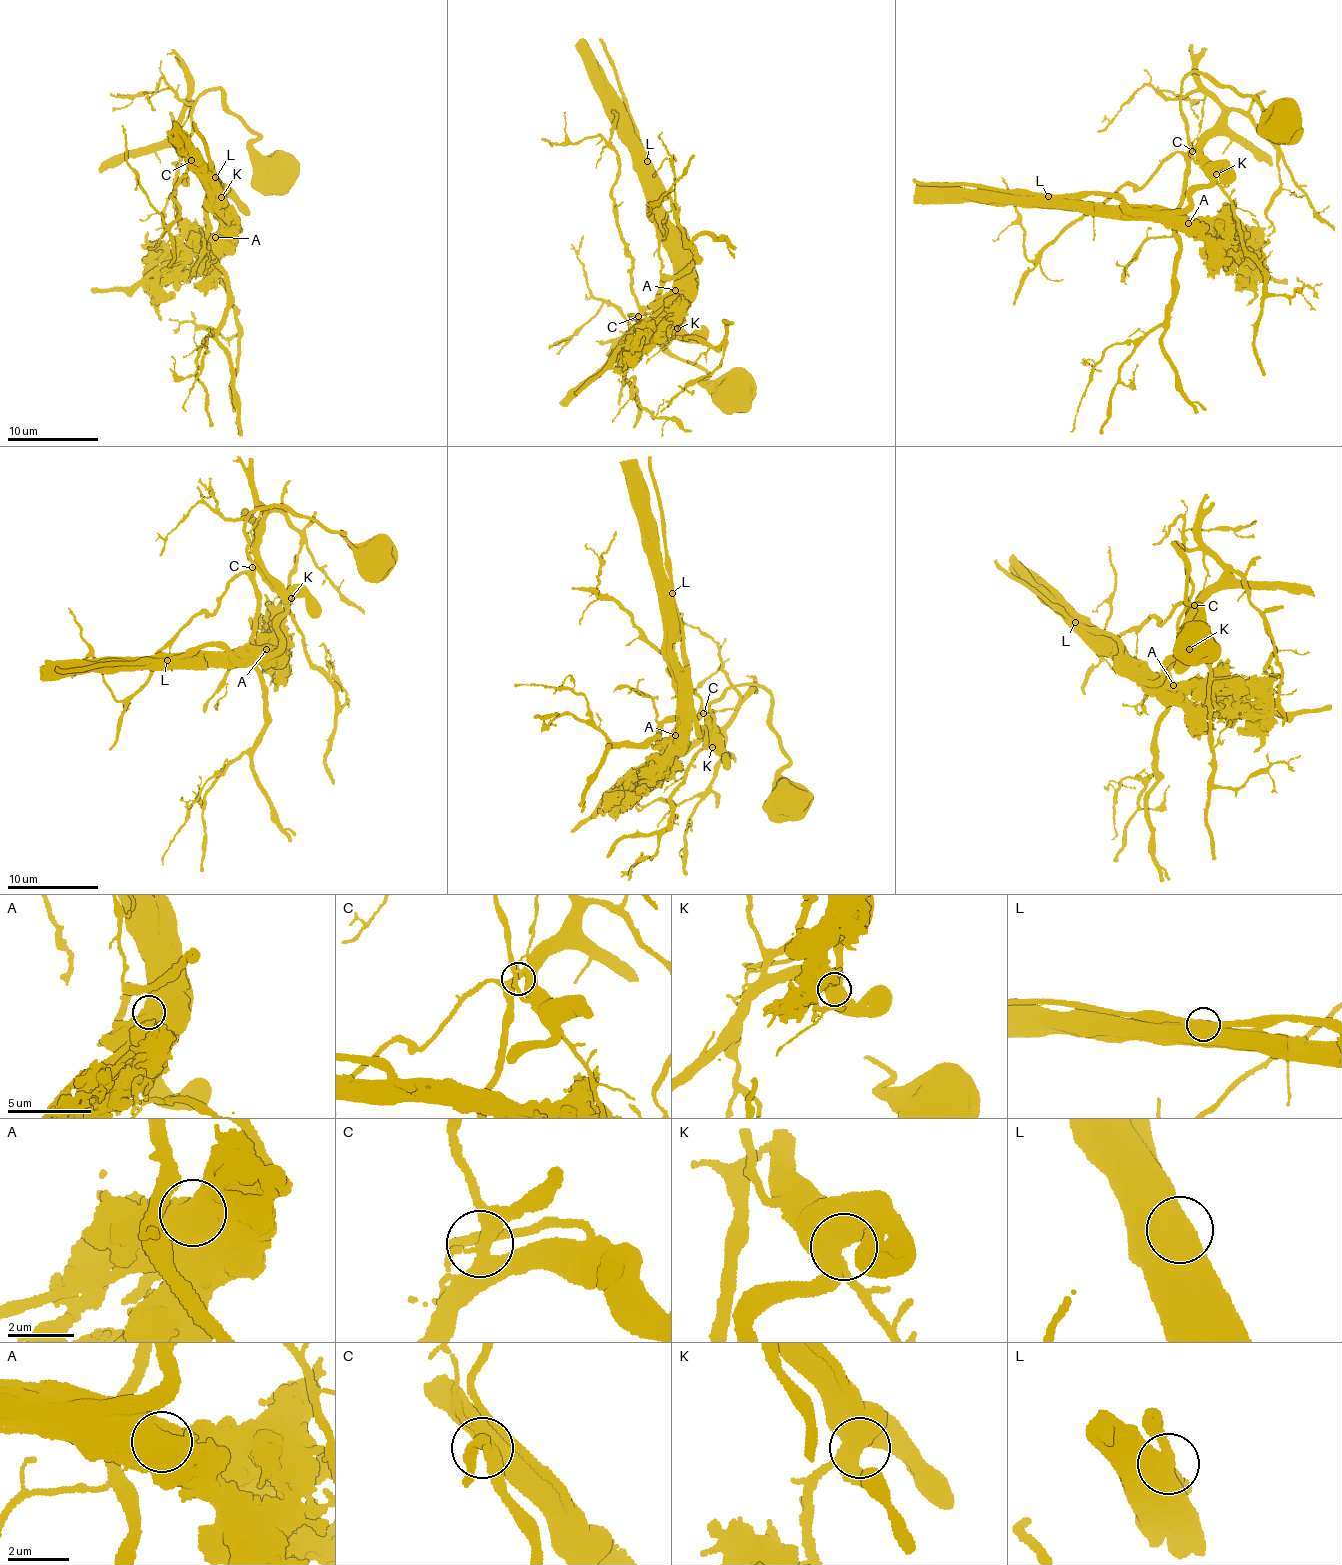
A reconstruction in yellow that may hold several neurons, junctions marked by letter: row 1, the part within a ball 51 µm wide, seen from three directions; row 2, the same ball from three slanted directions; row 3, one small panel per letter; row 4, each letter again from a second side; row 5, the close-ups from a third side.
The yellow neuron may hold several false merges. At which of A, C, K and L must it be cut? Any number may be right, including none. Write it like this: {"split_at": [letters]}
{"split_at": ["A", "L"]}

